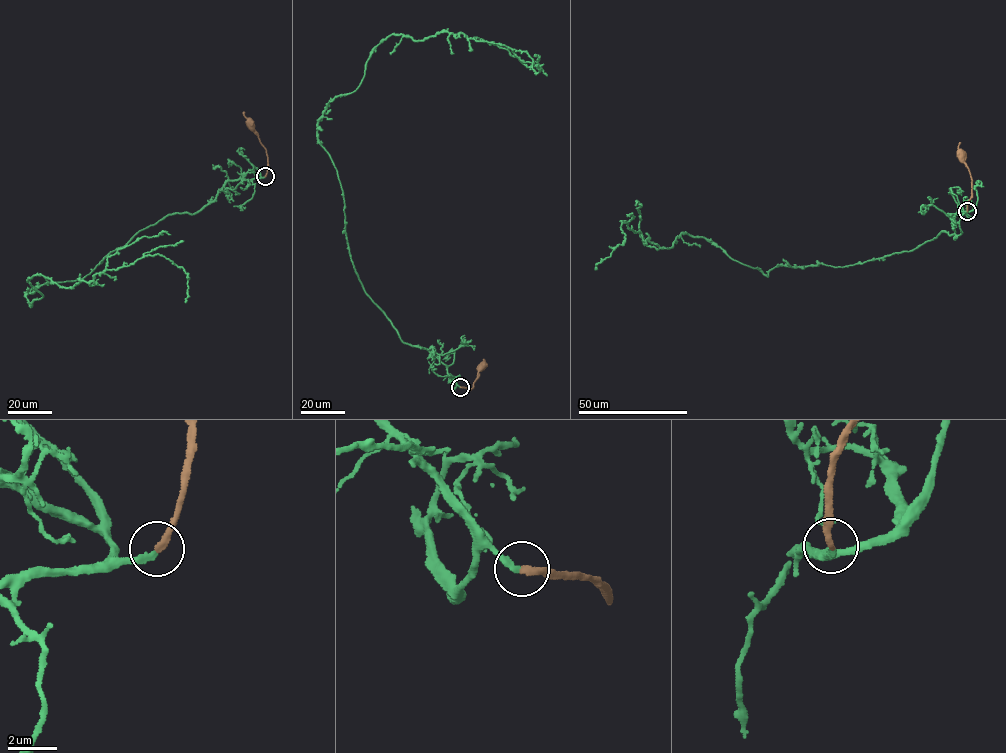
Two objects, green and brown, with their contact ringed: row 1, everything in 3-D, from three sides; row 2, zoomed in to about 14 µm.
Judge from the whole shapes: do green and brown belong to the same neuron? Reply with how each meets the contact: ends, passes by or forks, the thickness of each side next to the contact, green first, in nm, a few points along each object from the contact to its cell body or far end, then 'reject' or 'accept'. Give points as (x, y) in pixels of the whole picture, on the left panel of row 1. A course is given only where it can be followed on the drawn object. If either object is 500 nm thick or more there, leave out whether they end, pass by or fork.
green ends; brown ends; calibres 260 and 240 nm; course green (265, 177), (25, 294), (43, 296), (33, 275), (72, 288), (160, 254), (185, 302); course brown (265, 176), (266, 149), (249, 124); accept

